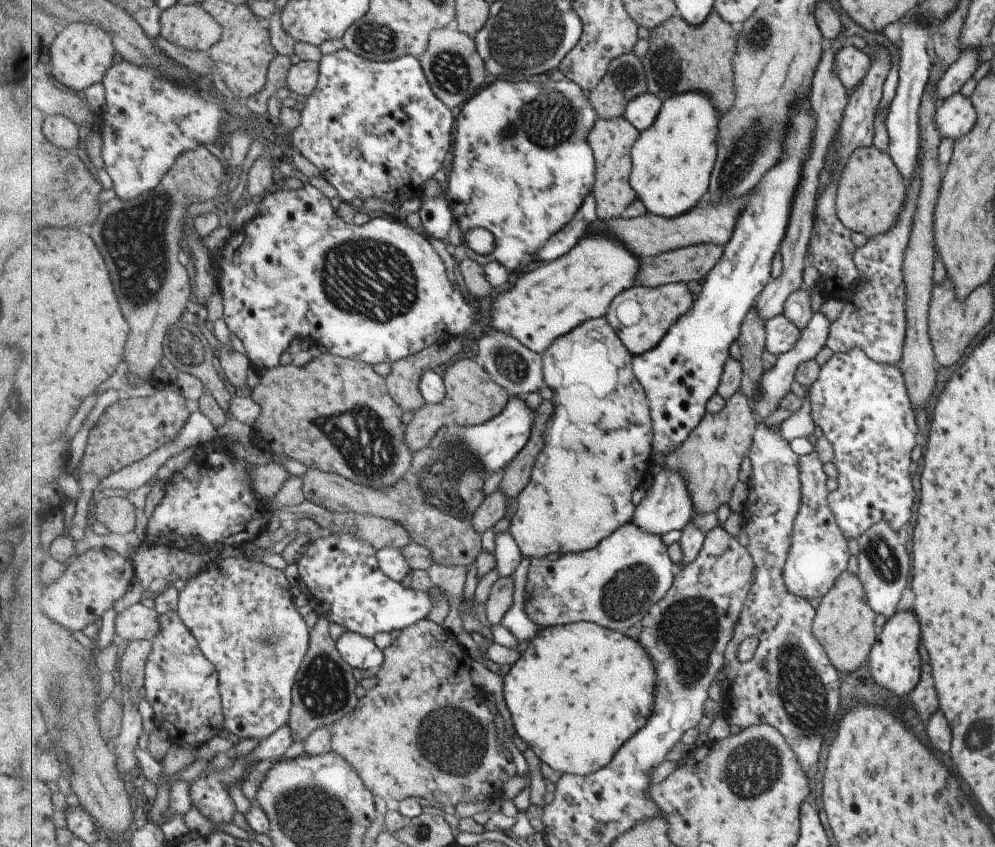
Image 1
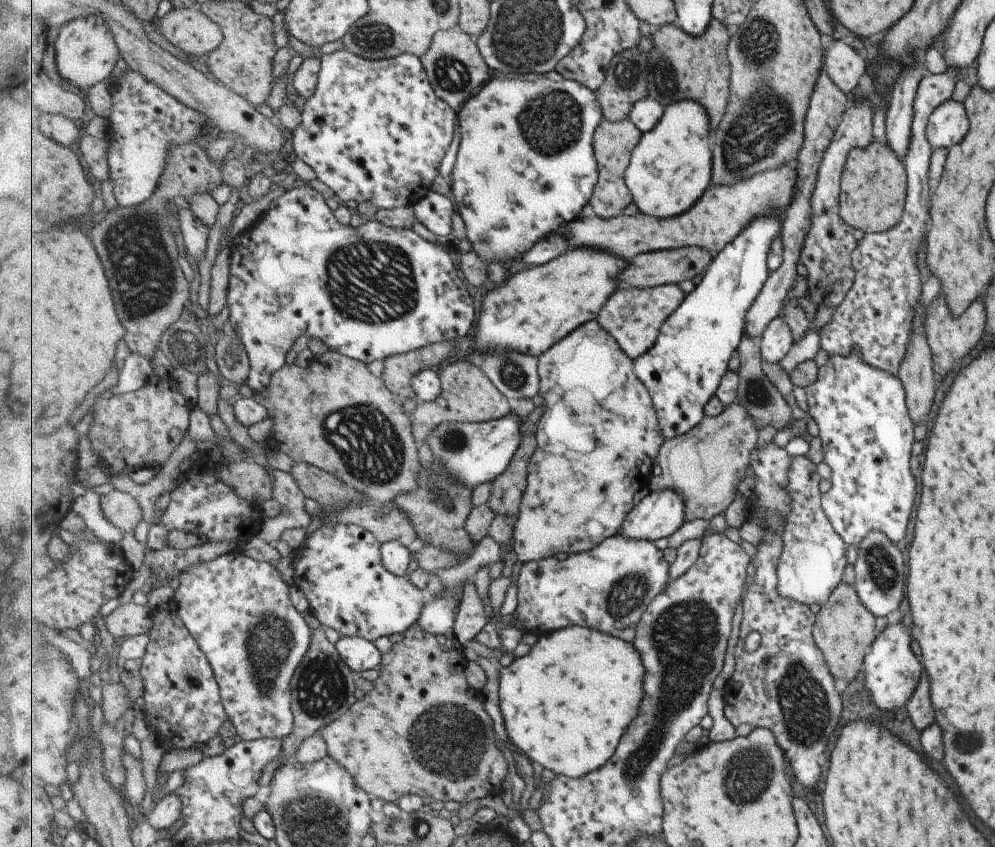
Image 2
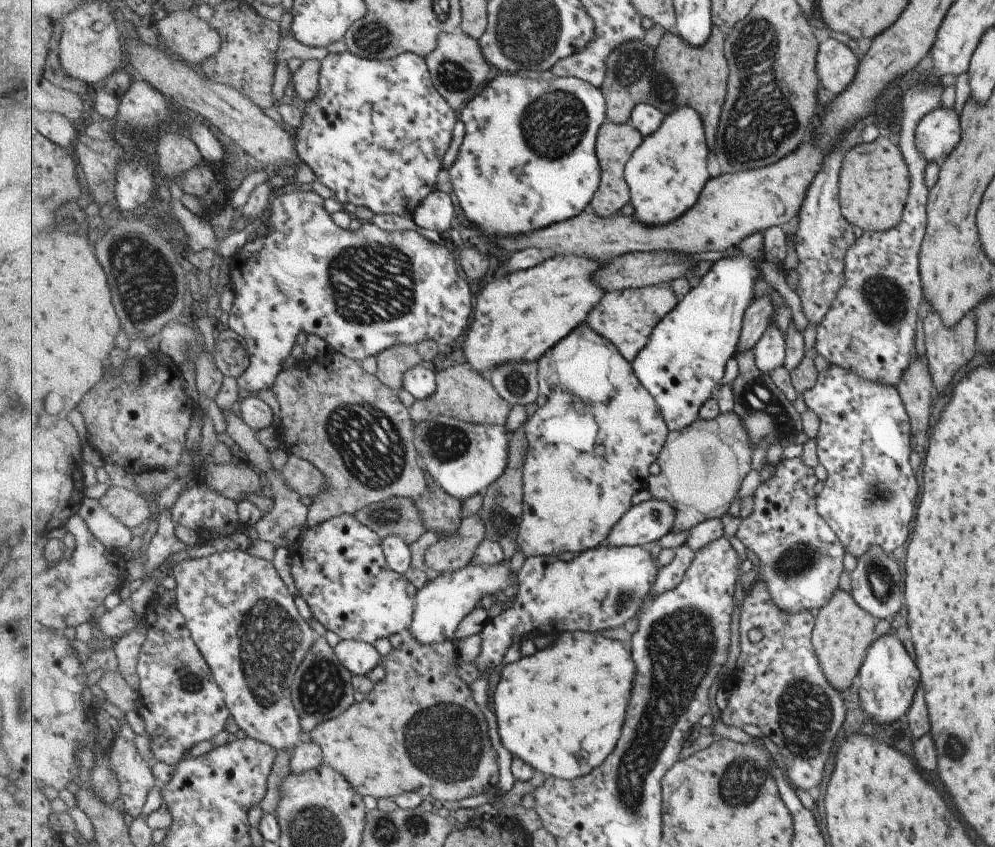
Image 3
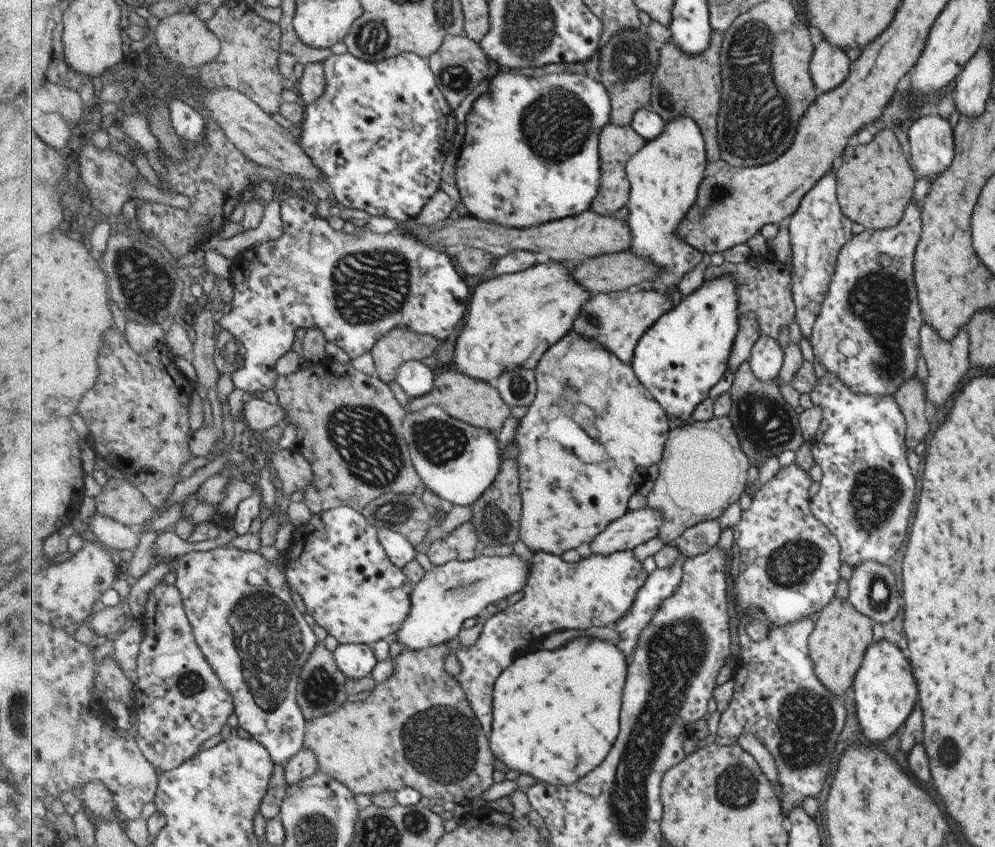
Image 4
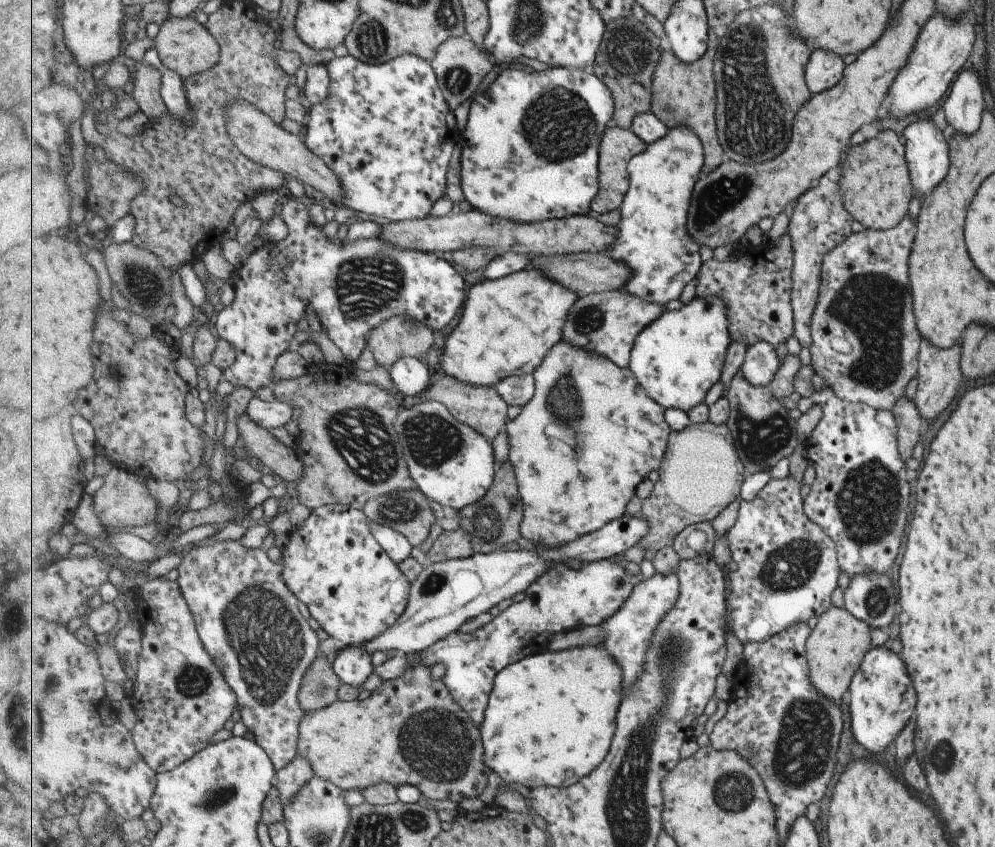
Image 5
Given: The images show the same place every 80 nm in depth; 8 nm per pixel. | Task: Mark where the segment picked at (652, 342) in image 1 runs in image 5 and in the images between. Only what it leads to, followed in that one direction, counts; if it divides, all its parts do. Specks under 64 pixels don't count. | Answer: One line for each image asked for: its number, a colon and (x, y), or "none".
2: (637, 333)
3: (628, 317)
4: (618, 319)
5: (609, 323)

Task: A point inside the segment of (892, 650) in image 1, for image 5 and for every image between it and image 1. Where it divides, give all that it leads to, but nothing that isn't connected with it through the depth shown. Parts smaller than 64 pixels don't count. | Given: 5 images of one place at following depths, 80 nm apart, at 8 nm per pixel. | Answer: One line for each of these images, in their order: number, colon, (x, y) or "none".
2: (891, 671)
3: (888, 678)
4: (884, 691)
5: (881, 702)

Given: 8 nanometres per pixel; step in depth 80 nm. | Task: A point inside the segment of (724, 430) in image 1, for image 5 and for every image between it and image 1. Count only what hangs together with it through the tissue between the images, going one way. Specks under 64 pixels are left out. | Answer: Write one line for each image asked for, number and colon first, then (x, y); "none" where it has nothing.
2: (706, 465)
3: (702, 468)
4: (704, 470)
5: (702, 473)

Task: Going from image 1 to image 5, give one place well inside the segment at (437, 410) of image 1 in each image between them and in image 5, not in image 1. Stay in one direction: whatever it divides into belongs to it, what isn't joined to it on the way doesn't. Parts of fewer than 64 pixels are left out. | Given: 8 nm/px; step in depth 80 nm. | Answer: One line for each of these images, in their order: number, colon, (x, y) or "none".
2: (467, 395)
3: (462, 392)
4: (477, 402)
5: (482, 407)

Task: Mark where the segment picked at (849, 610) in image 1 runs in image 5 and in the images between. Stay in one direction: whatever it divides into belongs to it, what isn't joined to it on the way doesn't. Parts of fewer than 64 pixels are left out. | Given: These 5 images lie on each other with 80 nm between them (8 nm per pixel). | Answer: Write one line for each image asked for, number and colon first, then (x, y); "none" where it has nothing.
2: (844, 631)
3: (843, 632)
4: (836, 646)
5: (835, 648)

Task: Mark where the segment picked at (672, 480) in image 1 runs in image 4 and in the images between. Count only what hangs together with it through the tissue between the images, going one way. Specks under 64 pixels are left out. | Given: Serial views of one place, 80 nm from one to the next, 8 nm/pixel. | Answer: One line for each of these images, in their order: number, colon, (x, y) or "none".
2: (659, 514)
3: (643, 524)
4: (635, 527)

